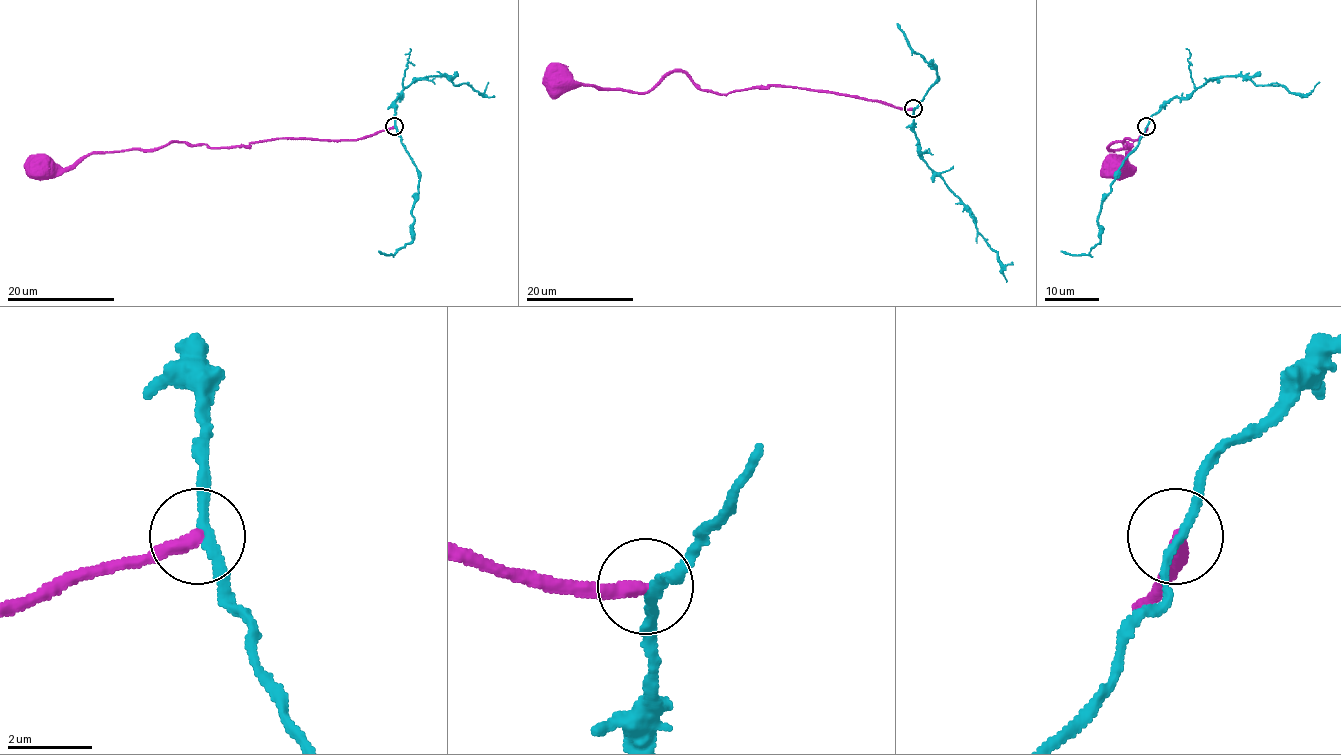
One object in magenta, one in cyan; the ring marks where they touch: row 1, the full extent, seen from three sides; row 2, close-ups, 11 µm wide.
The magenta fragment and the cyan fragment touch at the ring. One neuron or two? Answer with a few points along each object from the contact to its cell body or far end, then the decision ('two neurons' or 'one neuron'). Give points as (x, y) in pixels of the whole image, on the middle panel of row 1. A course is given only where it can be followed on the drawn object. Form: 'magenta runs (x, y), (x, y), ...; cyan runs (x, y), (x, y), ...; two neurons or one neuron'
magenta runs (912, 108), (781, 85), (716, 93), (684, 72), (668, 73), (646, 92), (559, 76); cyan runs (912, 109), (918, 154), (973, 218), (977, 232), (997, 253), (1006, 282); two neurons

